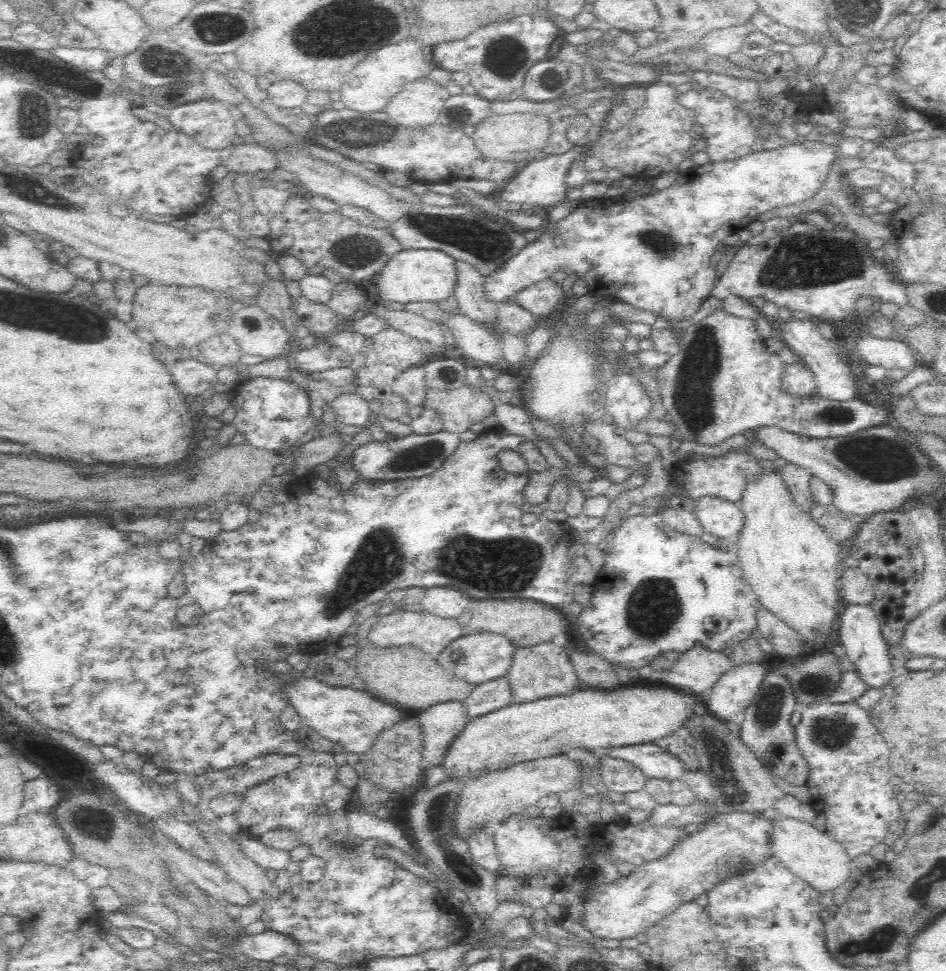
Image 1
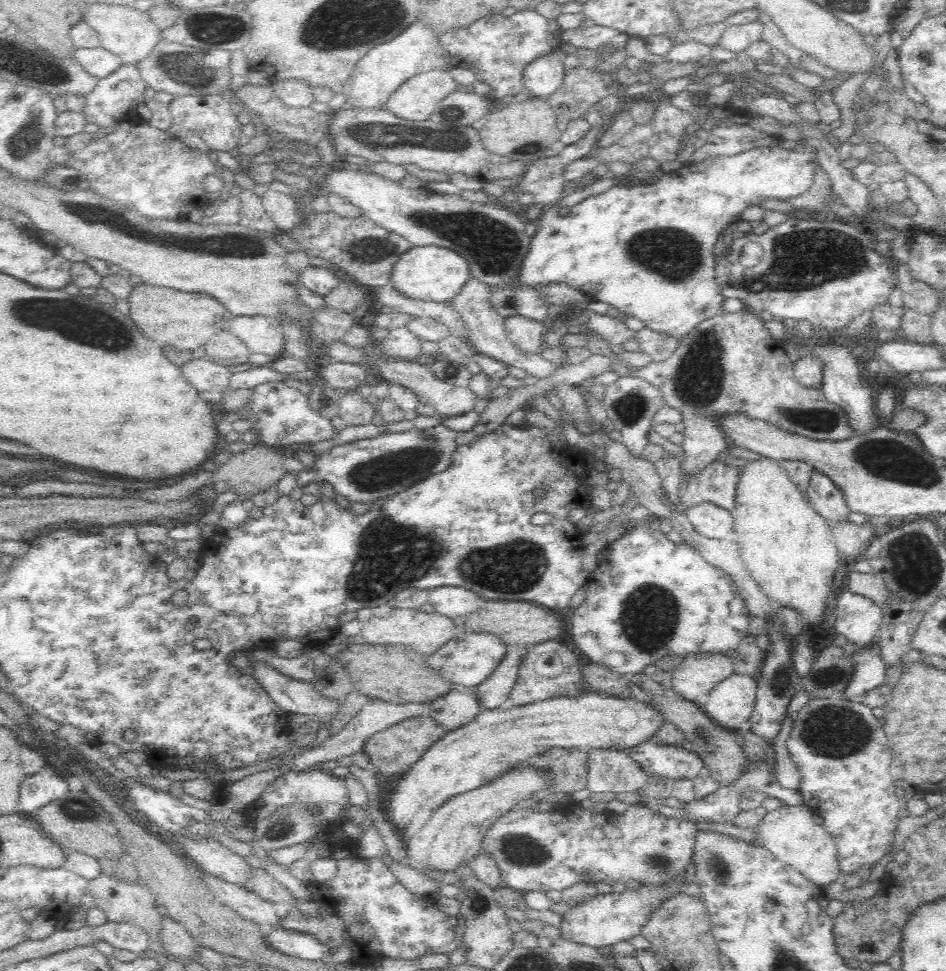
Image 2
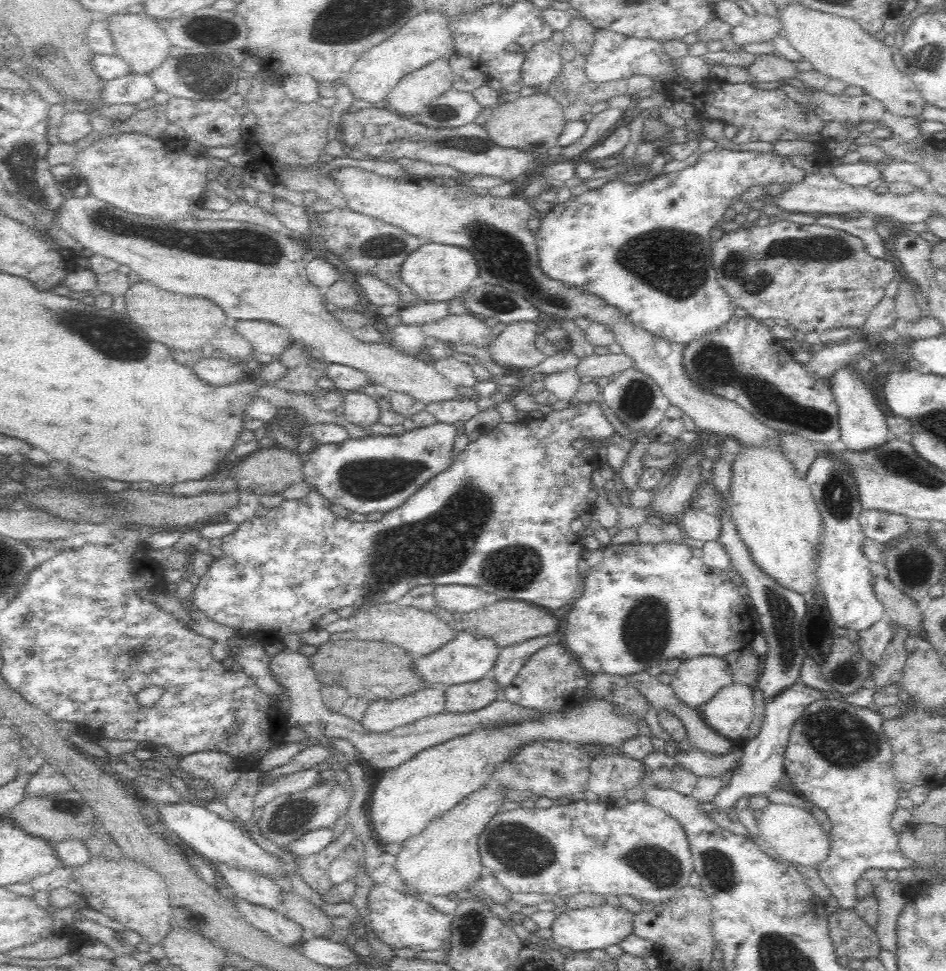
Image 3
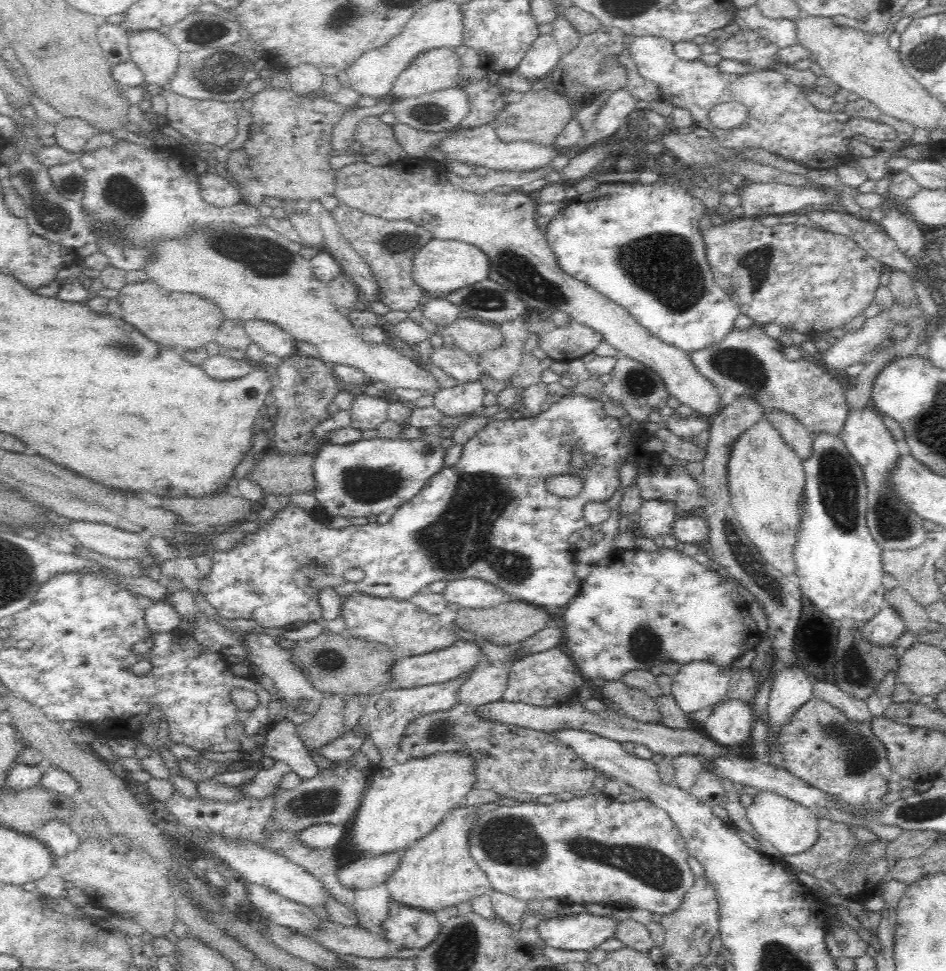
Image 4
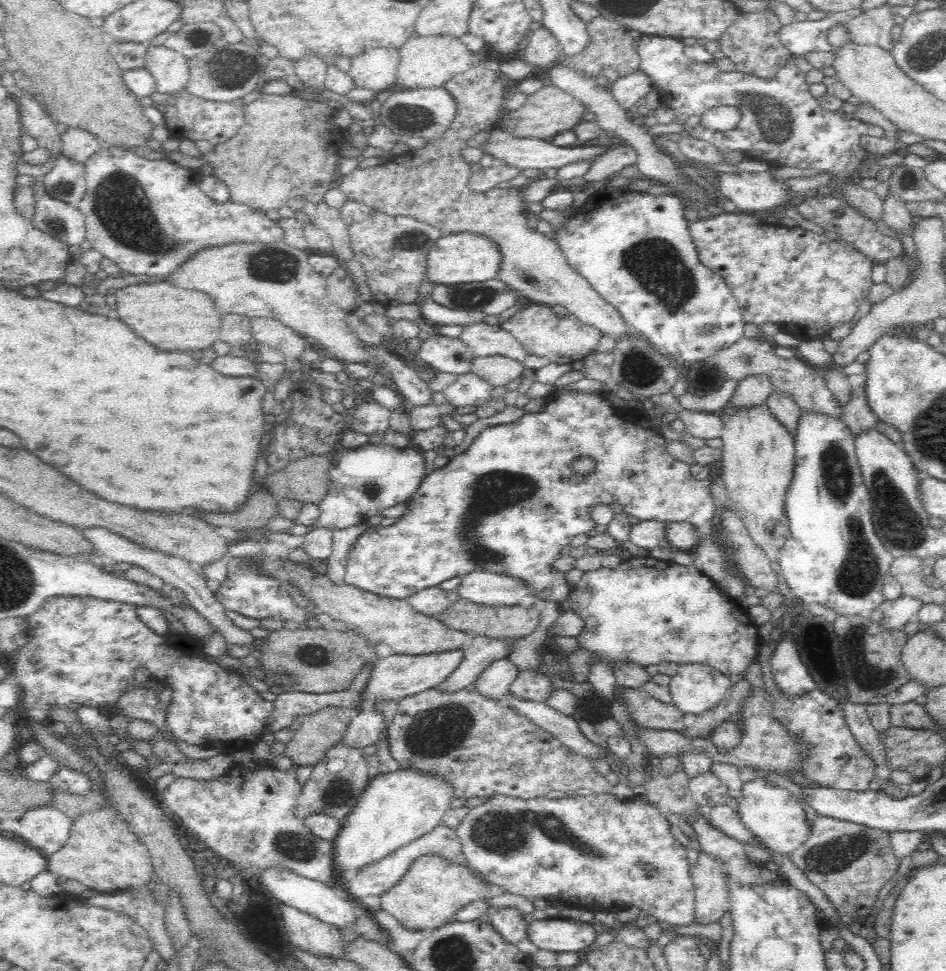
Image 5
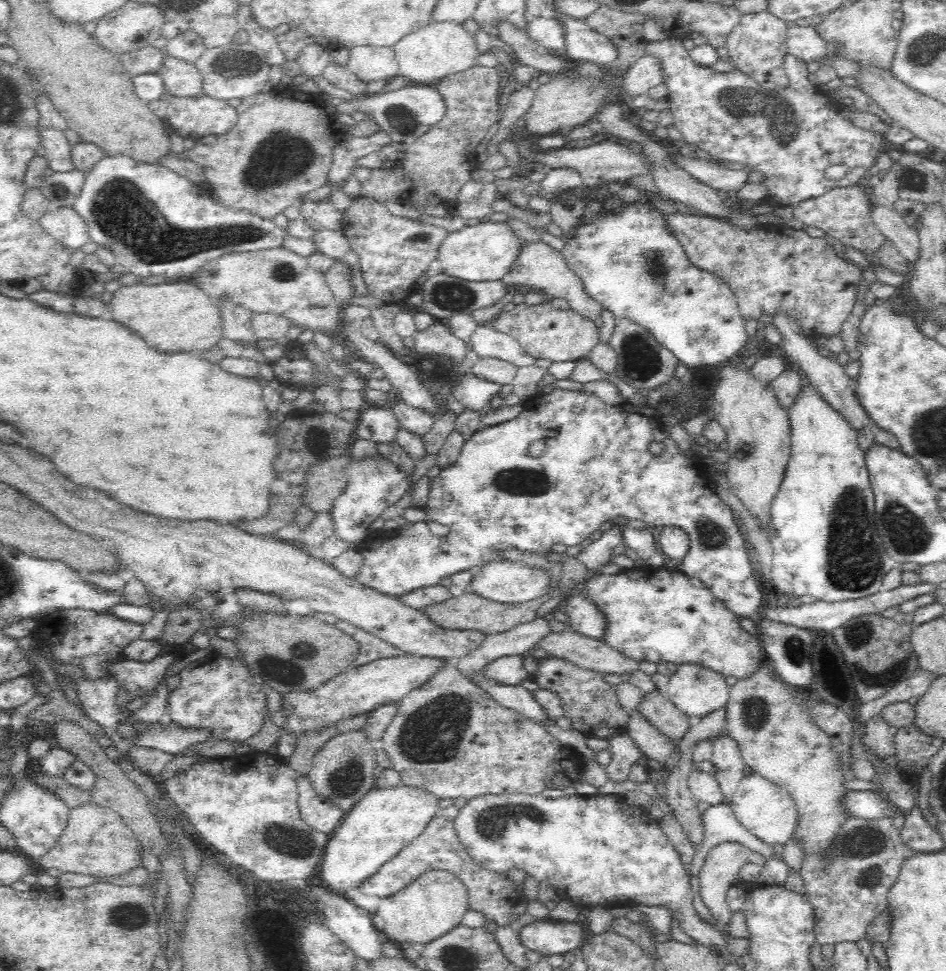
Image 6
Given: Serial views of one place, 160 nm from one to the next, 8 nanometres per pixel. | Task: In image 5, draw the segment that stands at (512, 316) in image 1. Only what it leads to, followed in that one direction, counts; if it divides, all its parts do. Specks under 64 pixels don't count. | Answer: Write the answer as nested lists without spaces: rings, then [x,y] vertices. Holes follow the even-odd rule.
[[[494,354],[494,356],[475,357],[472,373],[496,388],[516,380],[524,368],[523,362],[518,362],[510,356]]]

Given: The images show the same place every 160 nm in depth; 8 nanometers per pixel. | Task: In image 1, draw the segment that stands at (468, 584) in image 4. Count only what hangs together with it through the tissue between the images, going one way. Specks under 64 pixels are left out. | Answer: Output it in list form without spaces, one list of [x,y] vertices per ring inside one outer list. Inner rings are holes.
[[[432,588],[422,598],[422,610],[442,618],[458,618],[468,606],[470,598],[452,588]]]

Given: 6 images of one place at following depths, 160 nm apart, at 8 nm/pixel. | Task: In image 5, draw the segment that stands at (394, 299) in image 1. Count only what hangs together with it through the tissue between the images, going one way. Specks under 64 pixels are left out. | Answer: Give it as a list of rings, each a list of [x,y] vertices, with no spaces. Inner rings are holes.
[[[468,232],[442,235],[426,252],[426,277],[434,285],[468,284],[497,278],[501,268],[500,249],[484,236]]]

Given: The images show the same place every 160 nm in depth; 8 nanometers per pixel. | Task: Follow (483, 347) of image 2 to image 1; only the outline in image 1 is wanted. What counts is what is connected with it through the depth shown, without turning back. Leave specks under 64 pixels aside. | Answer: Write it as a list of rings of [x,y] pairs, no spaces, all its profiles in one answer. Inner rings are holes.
[[[454,259],[456,282],[451,301],[458,306],[458,312],[468,318],[494,327],[499,304],[487,302],[482,293],[484,277],[468,262]]]

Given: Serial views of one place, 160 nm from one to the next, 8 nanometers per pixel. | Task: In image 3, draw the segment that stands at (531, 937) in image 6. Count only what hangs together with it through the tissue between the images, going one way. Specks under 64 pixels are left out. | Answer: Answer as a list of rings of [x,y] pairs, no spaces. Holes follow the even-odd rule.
[[[607,902],[574,910],[567,909],[555,918],[551,928],[552,935],[558,946],[564,946],[576,952],[604,950],[634,934],[634,917],[635,914],[632,911]]]

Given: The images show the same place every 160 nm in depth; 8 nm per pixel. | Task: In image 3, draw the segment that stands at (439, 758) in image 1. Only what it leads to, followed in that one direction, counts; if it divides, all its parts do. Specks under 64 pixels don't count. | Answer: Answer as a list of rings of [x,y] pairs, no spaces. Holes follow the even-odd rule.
[[[491,671],[478,682],[444,687],[444,714],[472,714],[497,701],[496,682]]]

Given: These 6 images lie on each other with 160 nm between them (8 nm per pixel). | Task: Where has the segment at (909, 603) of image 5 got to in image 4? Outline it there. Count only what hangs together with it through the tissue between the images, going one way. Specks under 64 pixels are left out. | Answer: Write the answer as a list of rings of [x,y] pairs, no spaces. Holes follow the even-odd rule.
[[[884,604],[880,612],[866,622],[860,631],[870,645],[879,648],[894,646],[896,641],[905,634],[900,615],[896,615],[896,609],[888,604]]]

